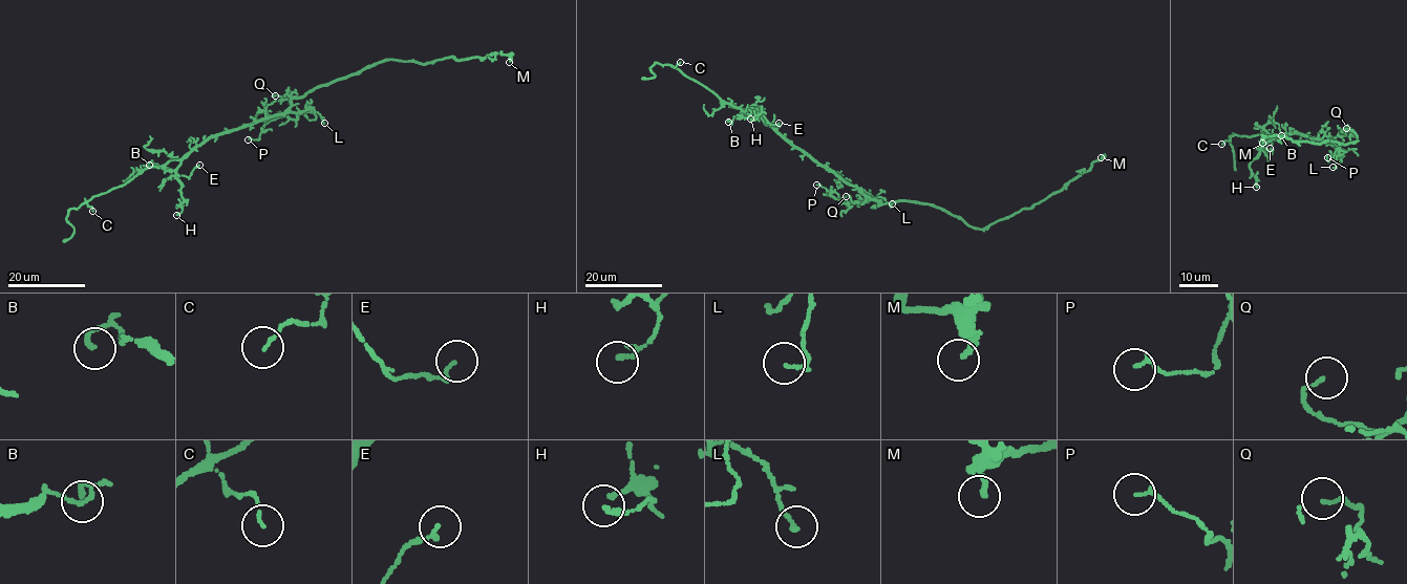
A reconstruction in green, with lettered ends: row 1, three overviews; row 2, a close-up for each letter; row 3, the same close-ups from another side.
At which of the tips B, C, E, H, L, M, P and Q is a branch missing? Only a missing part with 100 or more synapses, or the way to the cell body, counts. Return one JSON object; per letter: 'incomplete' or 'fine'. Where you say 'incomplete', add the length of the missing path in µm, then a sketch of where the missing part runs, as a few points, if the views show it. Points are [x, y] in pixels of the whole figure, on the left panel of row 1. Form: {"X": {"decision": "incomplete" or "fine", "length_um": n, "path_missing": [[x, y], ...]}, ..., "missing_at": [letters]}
{"B": {"decision": "fine"}, "C": {"decision": "fine"}, "E": {"decision": "fine"}, "H": {"decision": "fine"}, "L": {"decision": "fine"}, "M": {"decision": "fine"}, "P": {"decision": "fine"}, "Q": {"decision": "fine"}, "missing_at": []}

